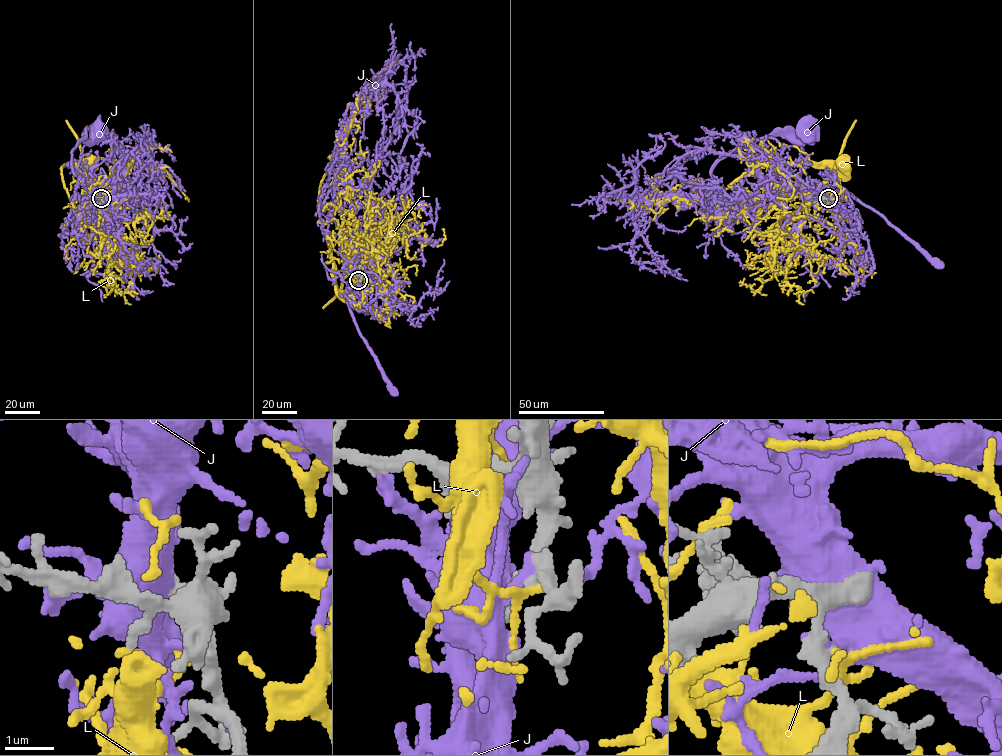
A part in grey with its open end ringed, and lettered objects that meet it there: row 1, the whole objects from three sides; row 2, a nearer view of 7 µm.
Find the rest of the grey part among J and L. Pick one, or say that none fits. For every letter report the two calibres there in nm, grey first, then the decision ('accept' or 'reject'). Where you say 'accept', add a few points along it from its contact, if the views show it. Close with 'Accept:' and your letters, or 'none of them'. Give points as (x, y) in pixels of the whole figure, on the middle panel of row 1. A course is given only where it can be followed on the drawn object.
J: 320 nm thick on the grey side, 600 nm on the other; reject
L: 320 nm thick on the grey side, 140 nm on the other; reject
Accept: none of them

